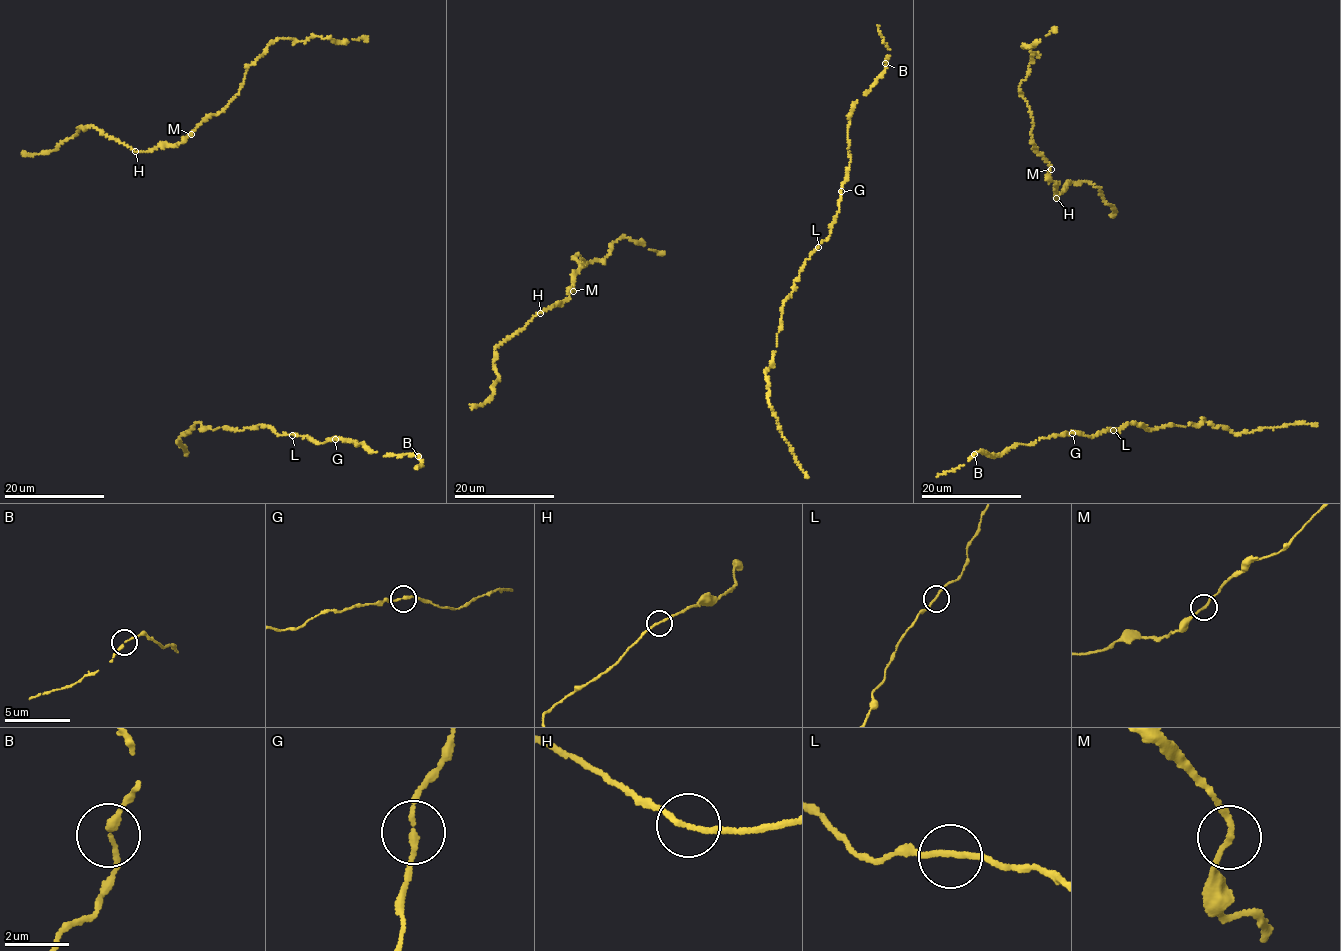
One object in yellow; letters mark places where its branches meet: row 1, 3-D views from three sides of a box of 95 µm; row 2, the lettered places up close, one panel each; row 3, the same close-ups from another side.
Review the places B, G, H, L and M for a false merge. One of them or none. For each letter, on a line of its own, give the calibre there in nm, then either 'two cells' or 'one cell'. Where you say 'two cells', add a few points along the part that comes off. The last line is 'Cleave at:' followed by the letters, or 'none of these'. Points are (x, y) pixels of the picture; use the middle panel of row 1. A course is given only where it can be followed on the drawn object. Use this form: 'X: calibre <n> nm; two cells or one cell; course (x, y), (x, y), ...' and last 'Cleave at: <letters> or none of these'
B: calibre 180 nm; one cell
G: calibre 160 nm; one cell
H: calibre 160 nm; one cell
L: calibre 160 nm; one cell
M: calibre 170 nm; one cell
Cleave at: none of these

